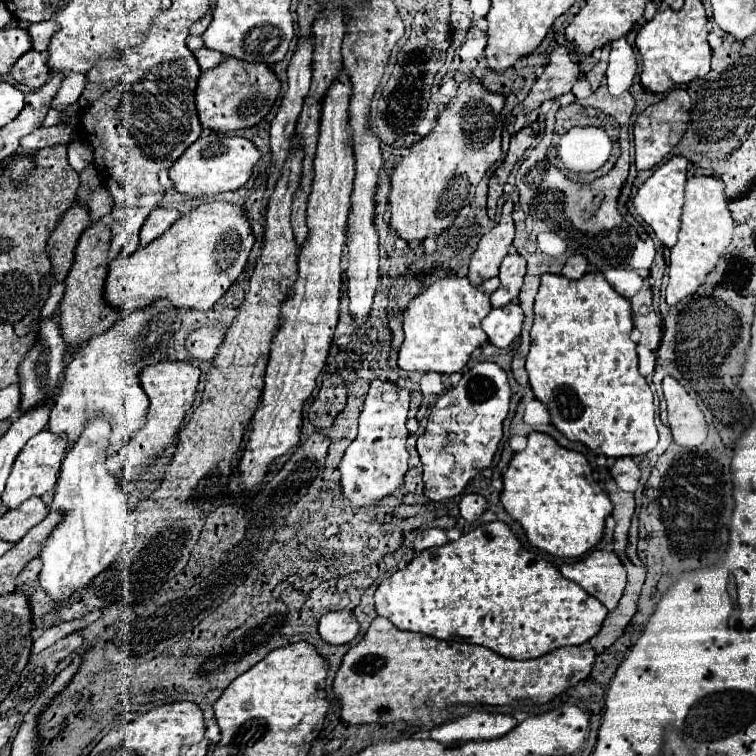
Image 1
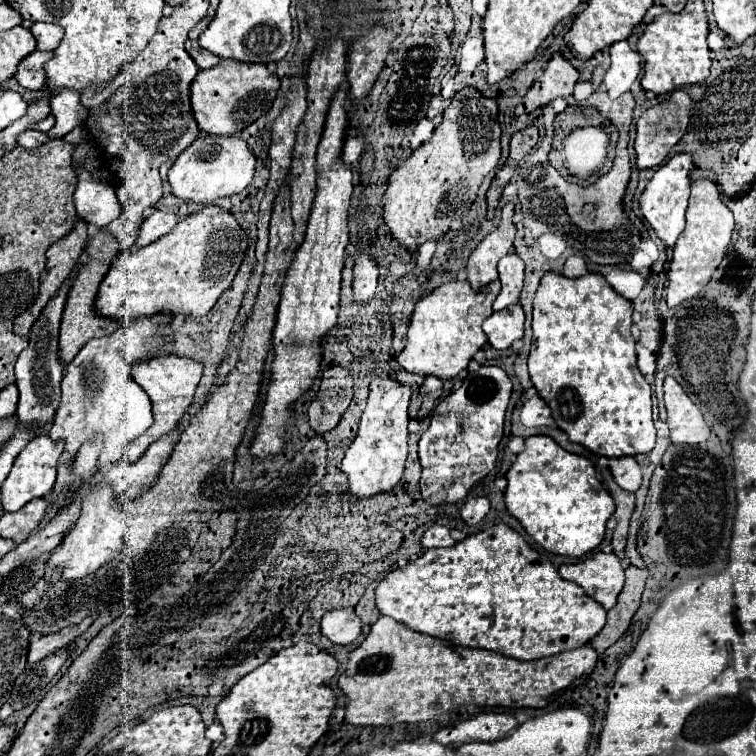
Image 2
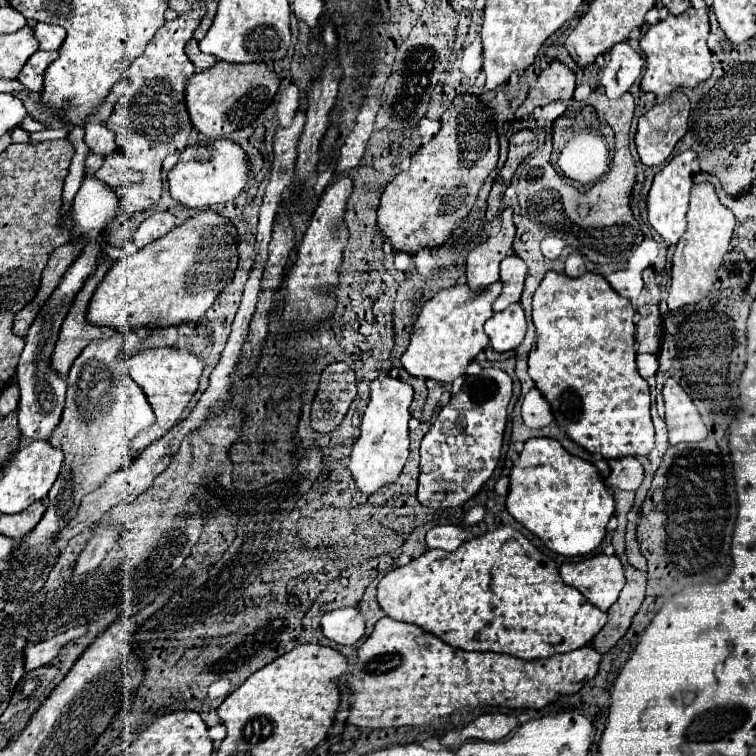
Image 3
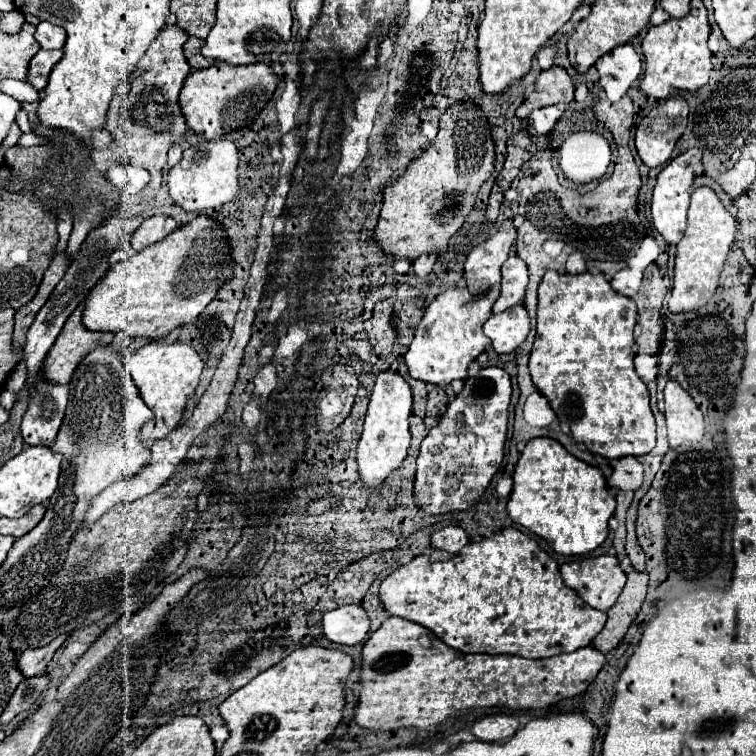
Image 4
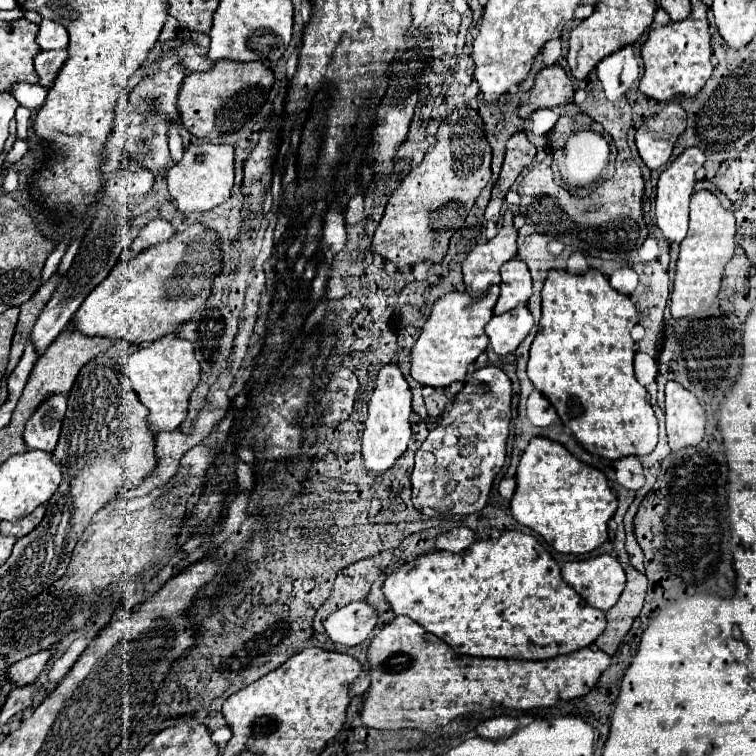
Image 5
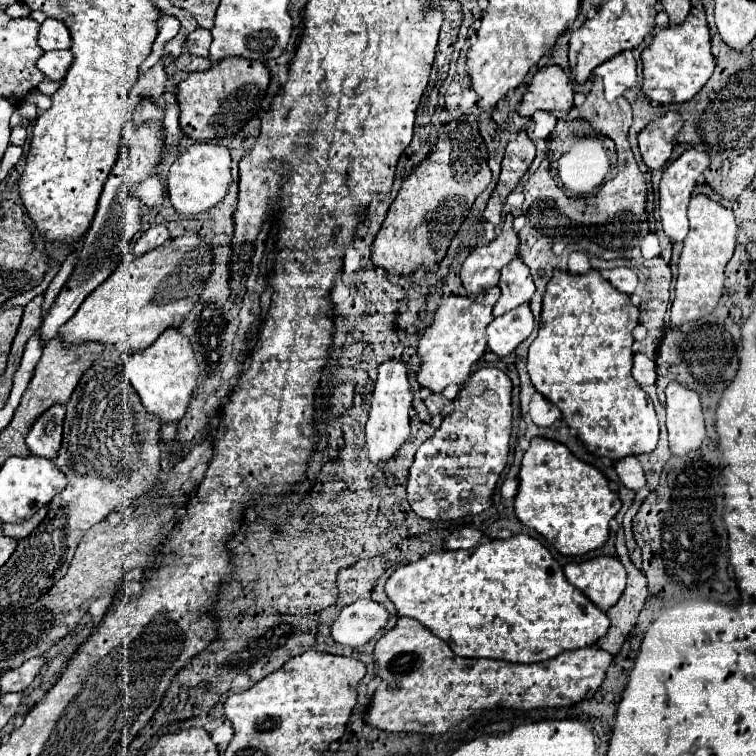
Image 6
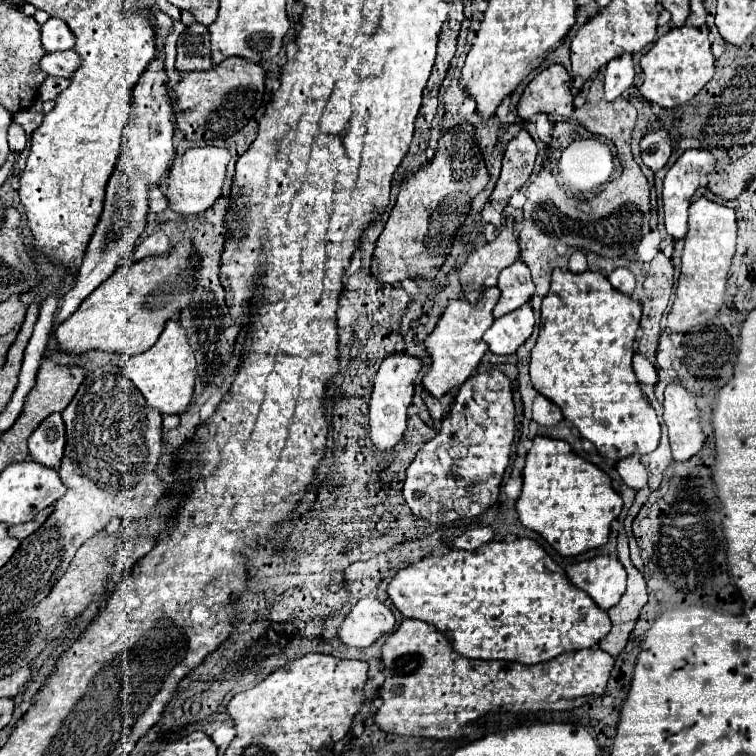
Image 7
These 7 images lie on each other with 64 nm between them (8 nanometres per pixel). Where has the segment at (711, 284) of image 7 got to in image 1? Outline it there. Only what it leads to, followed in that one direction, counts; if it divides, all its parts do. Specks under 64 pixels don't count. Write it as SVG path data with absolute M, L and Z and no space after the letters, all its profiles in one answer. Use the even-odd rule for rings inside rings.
M712 176L688 178L686 204L682 212L682 230L678 234L676 246L672 248L668 266L668 288L666 288L668 306L674 306L680 300L692 296L706 282L706 276L716 268L720 256L730 244L732 232L734 232L734 220L726 204L724 182Z

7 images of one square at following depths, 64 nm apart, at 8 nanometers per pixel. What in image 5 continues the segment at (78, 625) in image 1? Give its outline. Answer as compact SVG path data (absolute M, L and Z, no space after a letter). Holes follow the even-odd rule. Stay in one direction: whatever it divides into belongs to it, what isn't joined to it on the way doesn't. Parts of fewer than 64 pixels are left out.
M52 648L50 650L42 650L38 654L32 654L12 666L8 666L8 678L12 680L14 686L26 686L26 684L32 684L38 674L42 672L42 668L46 666L46 662L50 660L52 656Z

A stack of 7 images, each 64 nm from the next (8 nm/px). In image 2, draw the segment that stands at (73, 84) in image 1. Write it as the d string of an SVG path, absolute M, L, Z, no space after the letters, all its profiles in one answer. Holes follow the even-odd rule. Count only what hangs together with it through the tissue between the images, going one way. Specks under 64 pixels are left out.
M62 90L56 94L50 106L56 116L54 128L48 132L50 138L64 138L74 126L82 126L86 122L88 110L80 104L80 96L72 90Z

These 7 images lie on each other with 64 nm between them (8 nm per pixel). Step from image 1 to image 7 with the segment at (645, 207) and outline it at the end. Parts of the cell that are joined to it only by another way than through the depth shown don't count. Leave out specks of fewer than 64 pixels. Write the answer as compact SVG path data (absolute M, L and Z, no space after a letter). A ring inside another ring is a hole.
M688 150L684 152L678 162L668 170L666 178L664 178L664 192L662 192L662 200L664 200L664 224L666 224L666 232L674 238L680 240L686 236L688 230L688 206L690 206L690 198L694 196L694 192L700 186L700 178L702 174L706 176L708 172L712 172L716 166L716 158L708 152L708 150Z

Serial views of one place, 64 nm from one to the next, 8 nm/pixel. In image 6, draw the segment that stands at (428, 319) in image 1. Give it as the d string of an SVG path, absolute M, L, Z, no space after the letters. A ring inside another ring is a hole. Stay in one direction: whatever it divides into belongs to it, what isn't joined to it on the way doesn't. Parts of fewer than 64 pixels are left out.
M494 286L490 292L478 302L468 296L450 296L442 300L440 308L436 310L434 322L428 326L424 332L420 344L418 344L418 354L422 356L422 364L418 370L416 380L420 386L432 390L432 392L442 392L448 384L464 384L470 378L472 364L476 364L482 354L486 352L486 326L494 320L492 308L500 296L500 288Z

